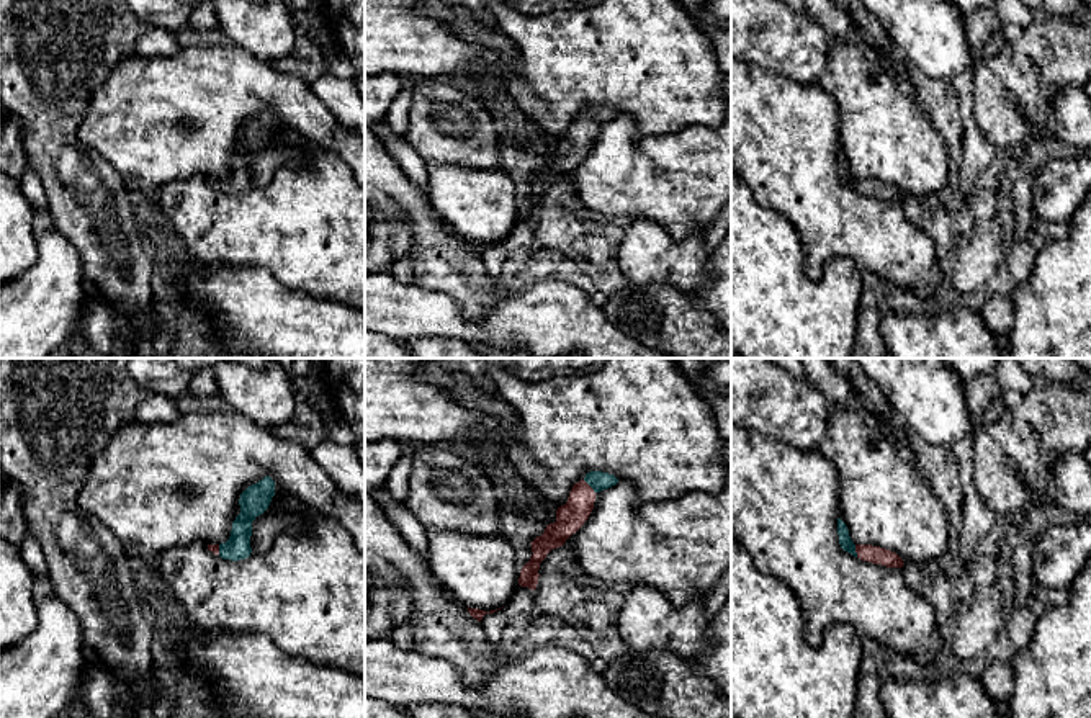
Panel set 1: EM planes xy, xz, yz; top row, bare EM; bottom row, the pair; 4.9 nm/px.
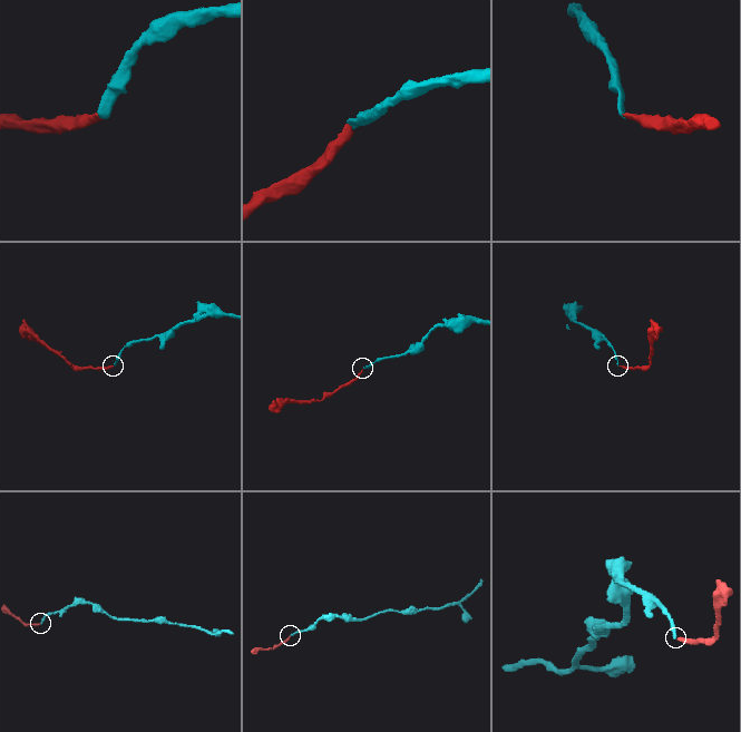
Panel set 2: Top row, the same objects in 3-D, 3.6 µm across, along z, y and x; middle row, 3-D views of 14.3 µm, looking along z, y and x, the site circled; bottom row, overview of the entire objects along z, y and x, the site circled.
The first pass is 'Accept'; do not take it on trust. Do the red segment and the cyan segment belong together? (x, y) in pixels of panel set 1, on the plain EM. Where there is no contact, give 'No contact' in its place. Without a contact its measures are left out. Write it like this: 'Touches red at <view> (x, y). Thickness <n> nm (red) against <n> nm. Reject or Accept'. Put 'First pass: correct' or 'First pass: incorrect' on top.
First pass: correct
Touches red at xz (589, 120). Thickness 140 nm (red) against 90 nm. Accept

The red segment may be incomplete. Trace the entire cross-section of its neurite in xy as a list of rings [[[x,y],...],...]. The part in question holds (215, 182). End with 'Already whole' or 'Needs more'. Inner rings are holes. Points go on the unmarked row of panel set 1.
[[[270,110],[249,119],[240,128],[240,147],[232,155],[229,173],[221,178],[208,178],[208,183],[219,188],[222,193],[239,195],[249,191],[252,186],[252,155],[268,142],[273,129],[275,114]]]. Needs more

